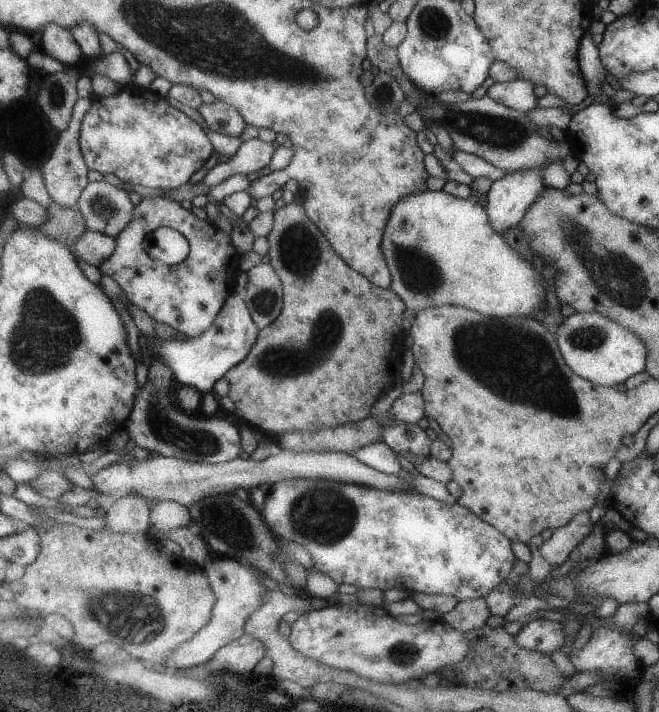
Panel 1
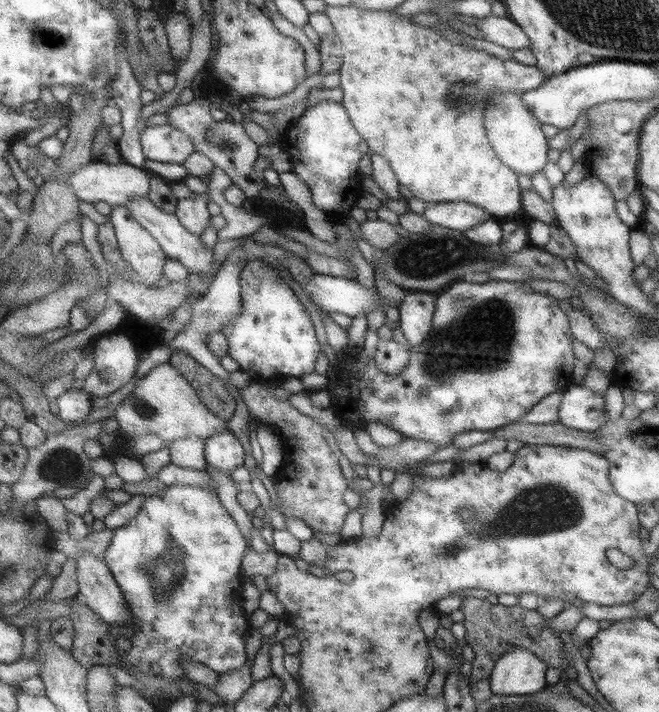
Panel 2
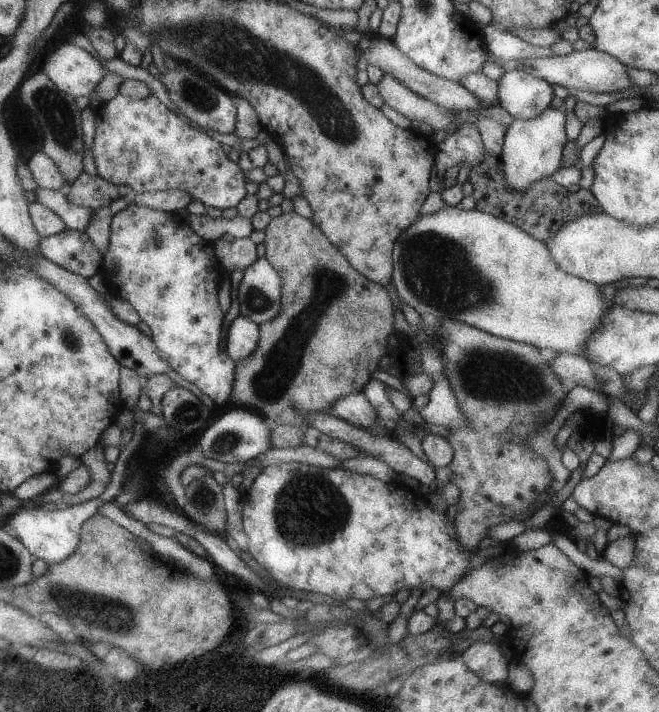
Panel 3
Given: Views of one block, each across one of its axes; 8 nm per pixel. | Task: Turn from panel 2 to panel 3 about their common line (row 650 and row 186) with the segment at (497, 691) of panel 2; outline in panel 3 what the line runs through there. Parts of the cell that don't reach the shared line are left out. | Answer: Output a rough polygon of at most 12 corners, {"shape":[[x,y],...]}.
{"shape":[[564,108],[514,119],[501,159],[526,191],[562,166]]}

